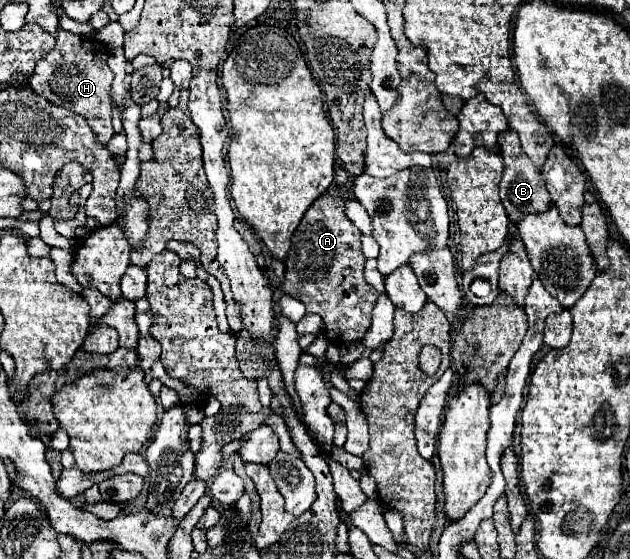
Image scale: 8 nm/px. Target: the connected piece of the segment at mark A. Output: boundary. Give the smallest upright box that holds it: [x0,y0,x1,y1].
[283,195,379,345]

